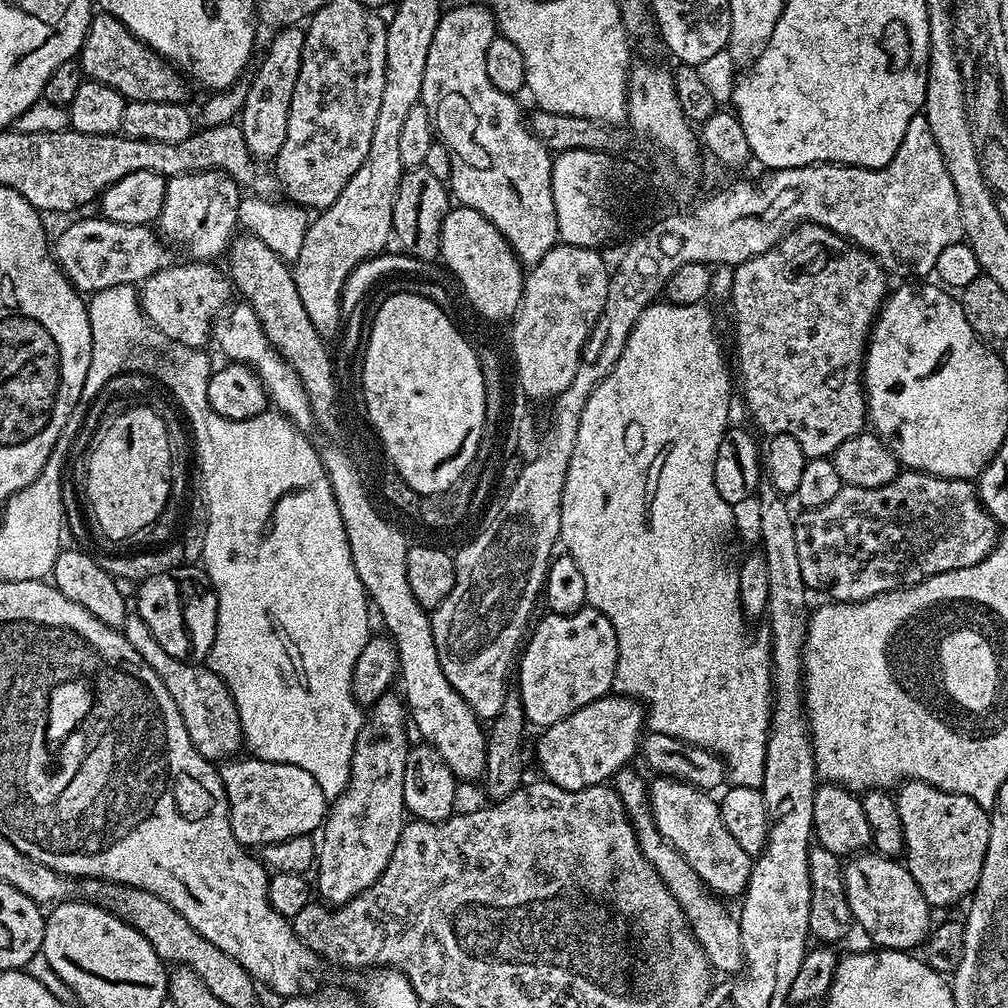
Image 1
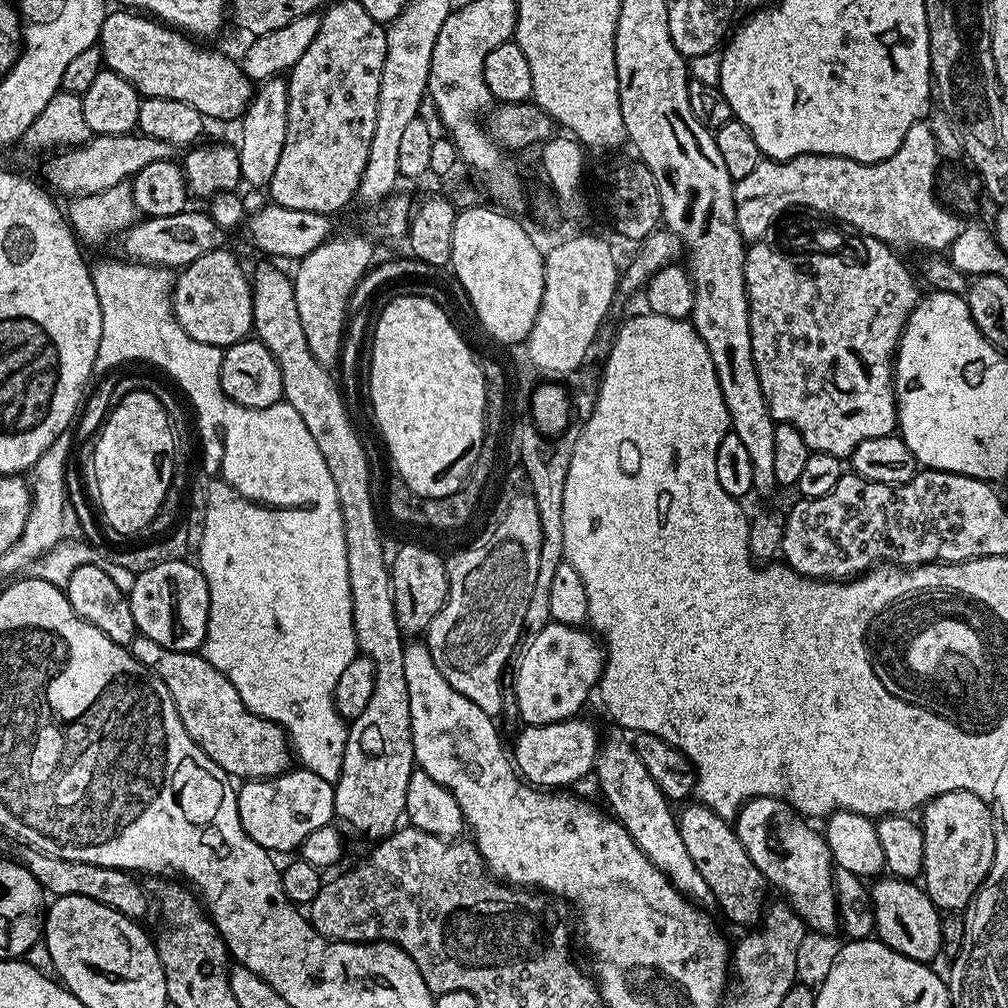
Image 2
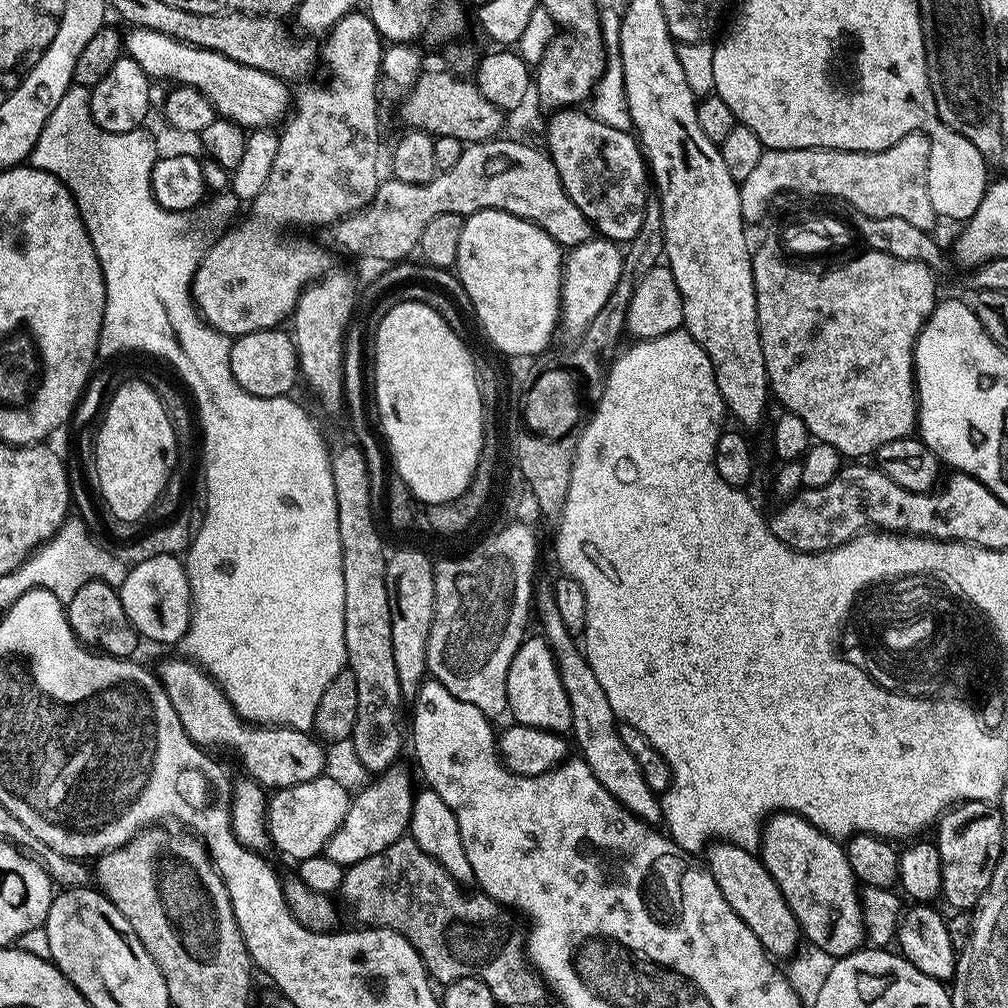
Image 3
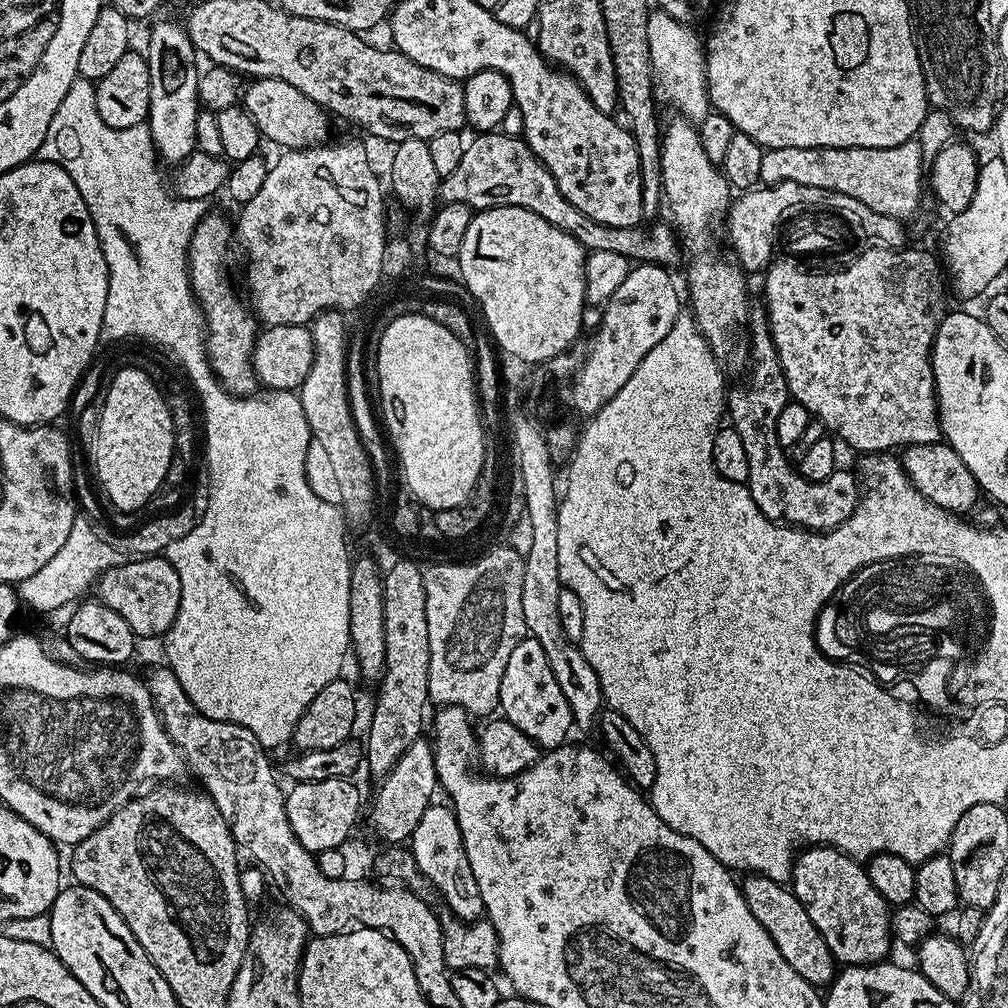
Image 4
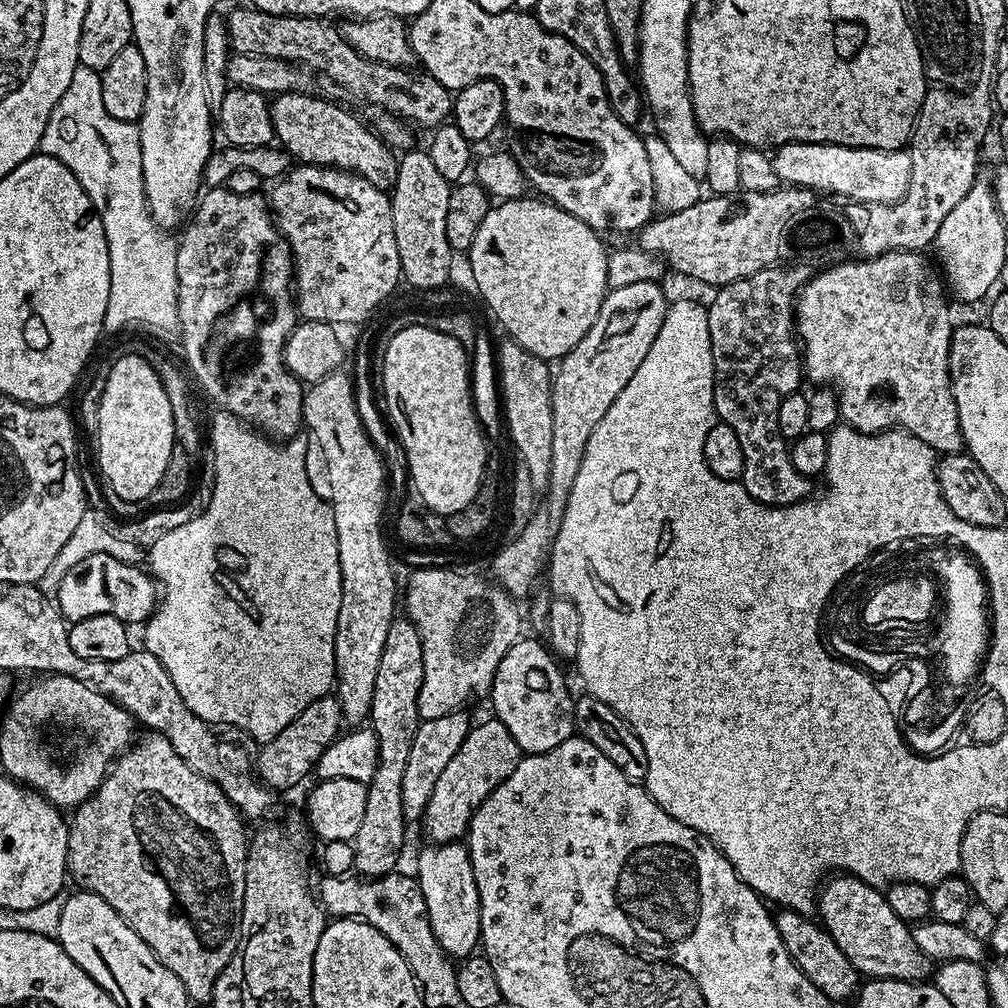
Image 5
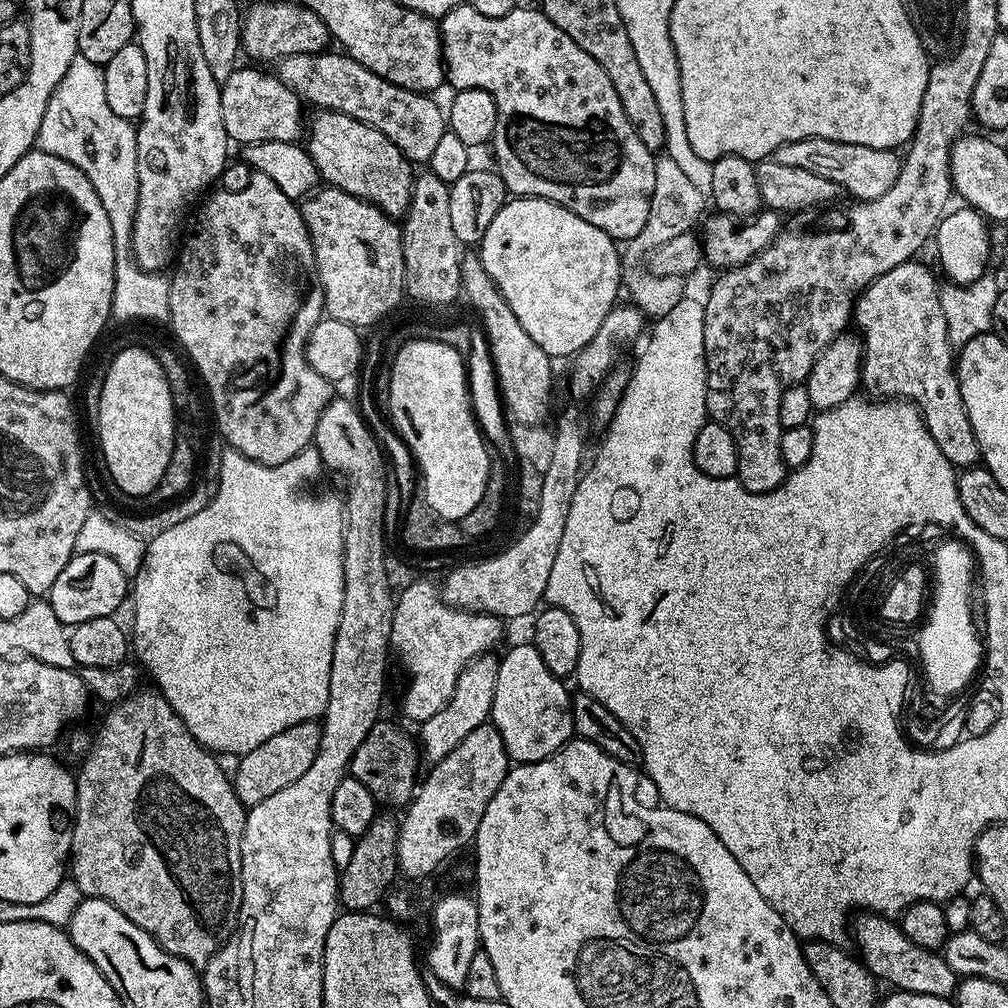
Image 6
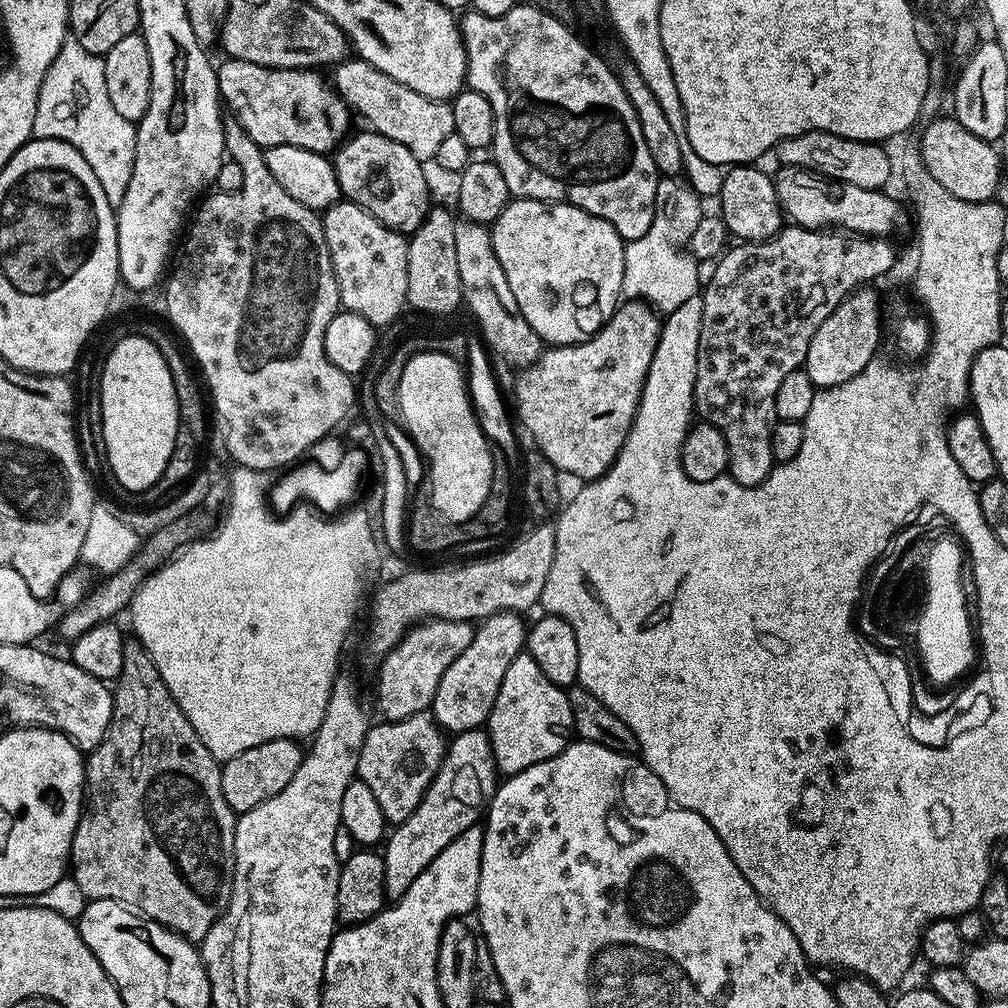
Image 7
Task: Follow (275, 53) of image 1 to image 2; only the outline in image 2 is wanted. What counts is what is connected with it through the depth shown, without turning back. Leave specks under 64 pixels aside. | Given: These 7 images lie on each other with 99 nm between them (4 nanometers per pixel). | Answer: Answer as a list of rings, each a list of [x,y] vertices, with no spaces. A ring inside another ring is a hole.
[[[284,78],[263,81],[255,89],[252,101],[239,121],[240,179],[249,189],[267,189],[274,178],[274,169],[282,158],[282,146],[286,146],[286,122],[288,121],[288,82]]]

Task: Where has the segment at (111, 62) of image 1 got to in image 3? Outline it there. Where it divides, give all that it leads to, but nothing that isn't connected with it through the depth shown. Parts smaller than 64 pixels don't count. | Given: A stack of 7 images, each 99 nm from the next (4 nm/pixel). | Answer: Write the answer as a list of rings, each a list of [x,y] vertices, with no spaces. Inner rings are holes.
[[[132,26],[127,31],[122,40],[123,51],[131,56],[134,62],[138,62],[138,66],[142,66],[142,70],[149,78],[153,81],[173,80],[171,82],[173,85],[196,88],[216,108],[217,117],[234,122],[245,130],[255,130],[272,128],[276,123],[279,125],[289,115],[294,96],[291,91],[288,93],[289,85],[281,77],[266,70],[254,70],[254,66],[242,66],[242,62],[234,62],[214,50],[196,48],[193,44],[175,40],[166,34],[158,34],[158,30]]]

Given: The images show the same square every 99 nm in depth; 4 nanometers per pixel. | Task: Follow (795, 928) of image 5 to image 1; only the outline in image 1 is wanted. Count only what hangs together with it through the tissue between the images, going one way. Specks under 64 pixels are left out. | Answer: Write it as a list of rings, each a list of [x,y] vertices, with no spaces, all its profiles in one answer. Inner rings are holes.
[[[656,778],[648,785],[648,805],[652,808],[652,817],[658,830],[690,862],[698,878],[717,897],[743,897],[750,881],[753,857],[726,830],[722,822],[720,806],[715,795],[703,792],[693,784],[684,784],[680,780]]]

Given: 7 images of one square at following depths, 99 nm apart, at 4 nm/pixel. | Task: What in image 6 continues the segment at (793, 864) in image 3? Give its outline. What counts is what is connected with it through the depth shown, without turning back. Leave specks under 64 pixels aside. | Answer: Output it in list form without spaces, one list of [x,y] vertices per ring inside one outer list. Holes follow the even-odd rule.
[[[871,910],[857,915],[850,932],[856,935],[856,948],[859,959],[873,972],[877,981],[884,980],[893,989],[914,994],[937,996],[949,999],[955,993],[958,977],[950,966],[946,966],[940,952],[931,952],[908,940],[908,935],[901,930],[895,919],[879,915]],[[856,924],[856,925],[855,925]],[[860,951],[860,952],[859,952]]]

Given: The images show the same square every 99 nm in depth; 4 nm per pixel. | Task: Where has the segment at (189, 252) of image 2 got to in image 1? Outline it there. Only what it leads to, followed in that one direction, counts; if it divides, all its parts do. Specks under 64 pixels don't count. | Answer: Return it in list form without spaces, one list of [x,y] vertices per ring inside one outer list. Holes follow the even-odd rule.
[[[97,218],[97,220],[76,220],[69,228],[60,232],[60,237],[54,240],[54,259],[60,265],[64,277],[76,287],[81,294],[101,292],[110,286],[122,286],[131,284],[139,286],[145,280],[149,280],[154,273],[163,268],[171,268],[174,257],[171,256],[169,245],[163,239],[158,238],[157,233],[147,224],[123,224],[113,220]]]

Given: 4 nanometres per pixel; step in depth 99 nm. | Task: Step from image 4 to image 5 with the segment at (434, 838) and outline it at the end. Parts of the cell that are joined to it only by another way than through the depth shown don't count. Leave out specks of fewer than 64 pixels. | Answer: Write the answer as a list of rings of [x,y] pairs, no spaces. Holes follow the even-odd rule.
[[[429,843],[416,860],[414,875],[420,883],[426,914],[438,946],[449,958],[467,958],[477,951],[480,944],[480,899],[474,882],[472,855],[463,843]]]

